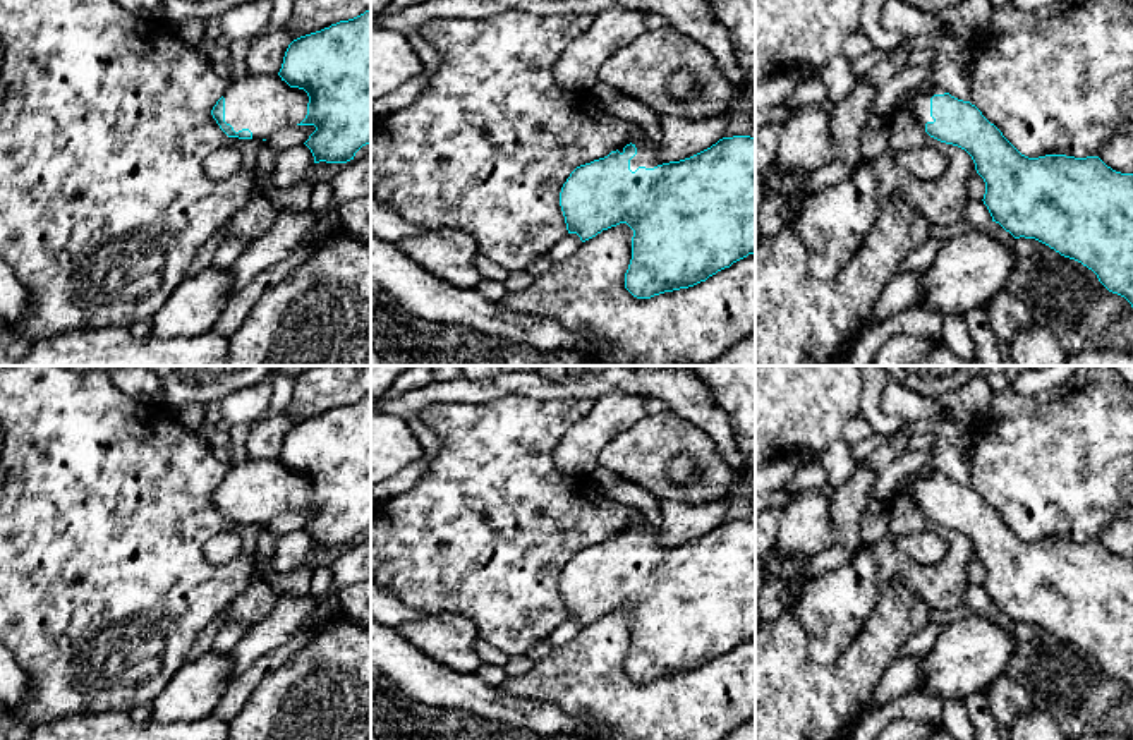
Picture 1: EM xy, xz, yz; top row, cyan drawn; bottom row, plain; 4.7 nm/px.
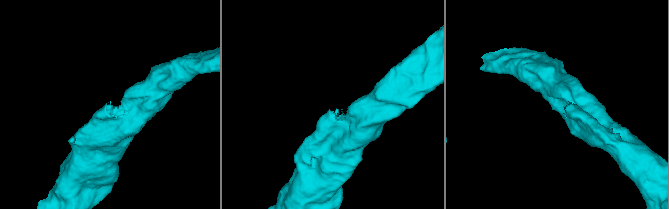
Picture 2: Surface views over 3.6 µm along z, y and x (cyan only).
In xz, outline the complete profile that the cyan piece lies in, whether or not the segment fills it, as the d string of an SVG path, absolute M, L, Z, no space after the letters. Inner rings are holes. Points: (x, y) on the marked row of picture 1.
M639 129L633 143L577 167L560 192L566 230L582 242L620 223L633 230L625 288L637 299L694 287L755 252L755 137L723 137L690 158L670 163L659 161L659 148Z

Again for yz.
M939 86L912 94L906 108L930 137L958 146L972 156L977 173L985 182L982 201L992 221L1015 239L1035 239L1082 263L1109 292L1124 297L1133 307L1133 173L1116 172L1099 156L1028 158L975 105L951 96Z

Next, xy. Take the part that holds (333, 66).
M371 9L340 21L321 31L294 39L283 57L278 74L247 74L228 84L225 94L211 110L213 118L228 137L266 141L285 125L314 125L316 130L304 143L314 163L347 163L371 143Z

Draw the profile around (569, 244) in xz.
M568 234L554 247L551 247L548 251L548 258L553 263L566 259L568 256L572 256L580 247L580 244L582 244L582 240L577 234Z

